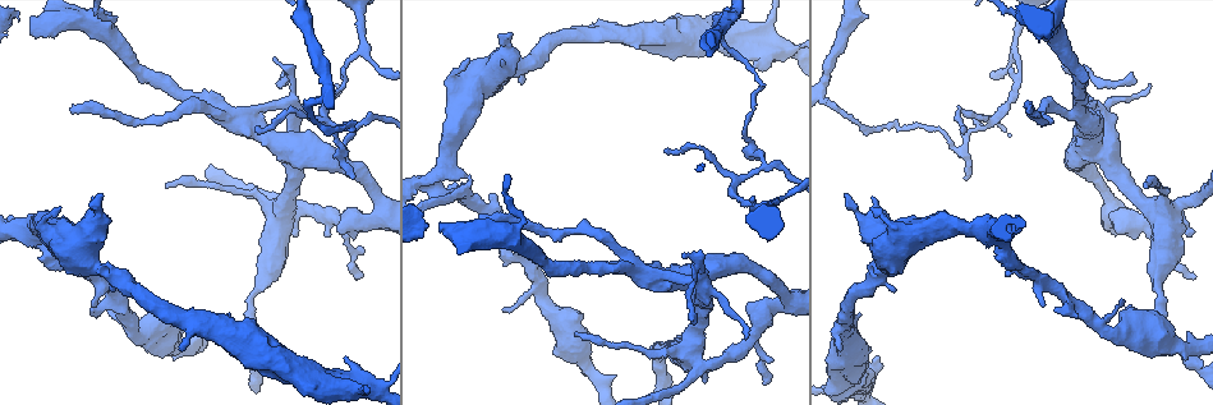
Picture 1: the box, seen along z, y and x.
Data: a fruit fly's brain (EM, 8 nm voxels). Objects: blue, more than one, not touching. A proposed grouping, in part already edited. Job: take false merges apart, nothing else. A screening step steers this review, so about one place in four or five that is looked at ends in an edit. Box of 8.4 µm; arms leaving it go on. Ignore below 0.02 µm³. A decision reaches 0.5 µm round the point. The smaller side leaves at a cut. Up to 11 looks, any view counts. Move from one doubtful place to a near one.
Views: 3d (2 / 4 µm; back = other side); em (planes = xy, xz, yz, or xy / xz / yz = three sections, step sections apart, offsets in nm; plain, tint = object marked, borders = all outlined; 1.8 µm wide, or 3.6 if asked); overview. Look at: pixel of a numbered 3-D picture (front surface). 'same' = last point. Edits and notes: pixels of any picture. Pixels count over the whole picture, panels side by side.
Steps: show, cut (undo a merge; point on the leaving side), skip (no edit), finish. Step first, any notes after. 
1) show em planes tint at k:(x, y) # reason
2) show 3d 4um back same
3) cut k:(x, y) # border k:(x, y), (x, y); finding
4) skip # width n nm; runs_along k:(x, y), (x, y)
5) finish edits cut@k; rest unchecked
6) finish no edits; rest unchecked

show em 3.6um planes tint at 1:(894, 124) # abrupt turn

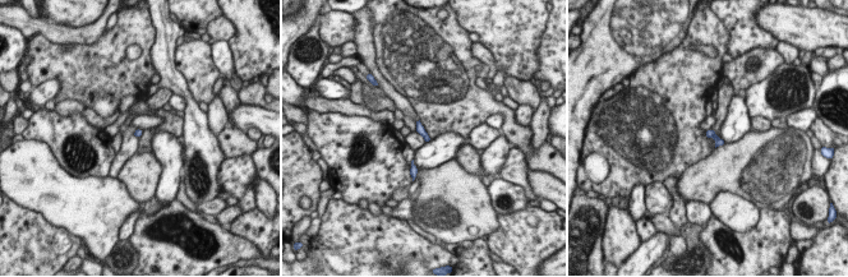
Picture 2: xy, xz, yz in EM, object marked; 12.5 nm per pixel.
skip # runs_along 2:(418, 123), (428, 139); continuous, no second cell

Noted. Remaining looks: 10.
show em planes tint at 1:(762, 167) # three-way junction

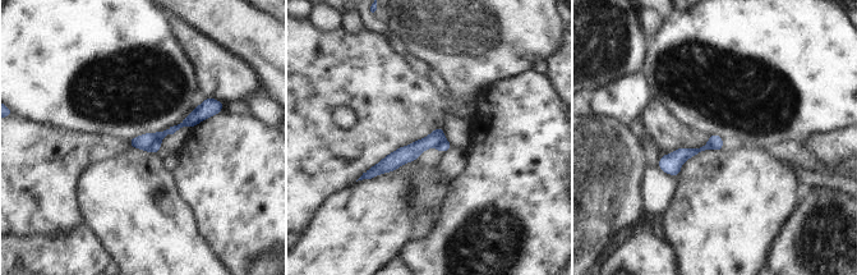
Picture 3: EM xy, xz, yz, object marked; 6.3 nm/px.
cut 3:(142, 142) # border 3:(162, 136), (147, 150); a second cell is stuck on

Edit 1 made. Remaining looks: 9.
show 3d 4um at 1:(697, 360) # abrupt turn

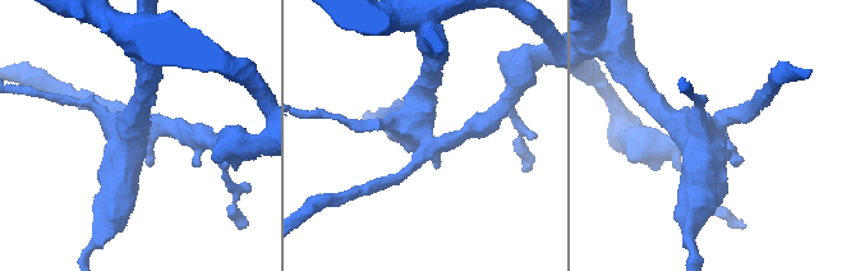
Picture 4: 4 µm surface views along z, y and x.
show em 3.6um xy step 4 tint at 4:(423, 140) # need the tissue

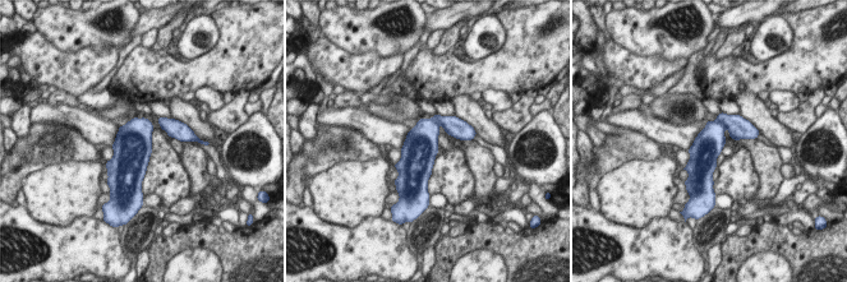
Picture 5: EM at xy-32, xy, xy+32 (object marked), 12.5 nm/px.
show em 3.6um planes tint same # cut it another way

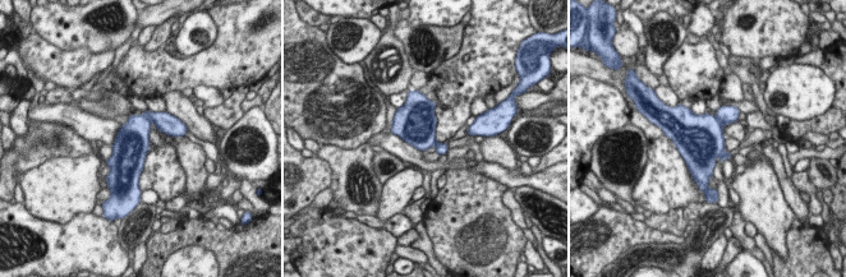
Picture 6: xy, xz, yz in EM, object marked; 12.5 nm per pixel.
cut 6:(704, 133) # border 6:(716, 118), (723, 124); a second cell is stuck on

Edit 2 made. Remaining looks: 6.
finish edits cut@3, cut@6; rest unchecked

